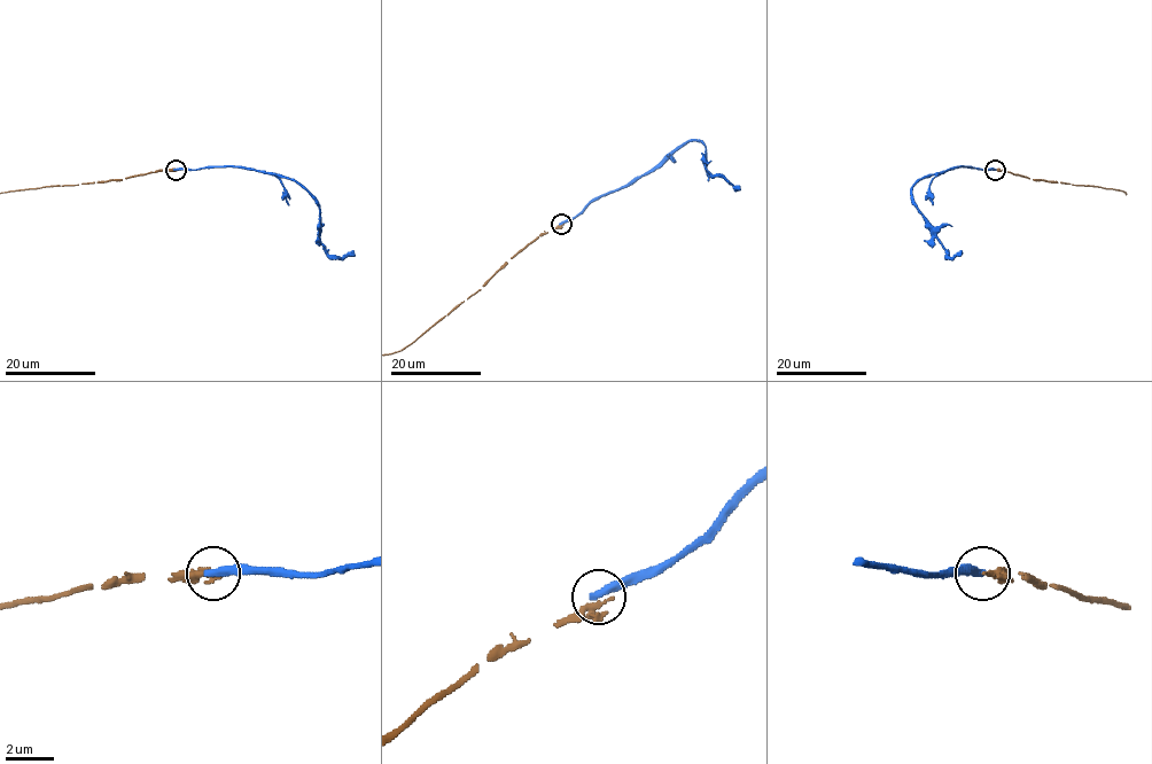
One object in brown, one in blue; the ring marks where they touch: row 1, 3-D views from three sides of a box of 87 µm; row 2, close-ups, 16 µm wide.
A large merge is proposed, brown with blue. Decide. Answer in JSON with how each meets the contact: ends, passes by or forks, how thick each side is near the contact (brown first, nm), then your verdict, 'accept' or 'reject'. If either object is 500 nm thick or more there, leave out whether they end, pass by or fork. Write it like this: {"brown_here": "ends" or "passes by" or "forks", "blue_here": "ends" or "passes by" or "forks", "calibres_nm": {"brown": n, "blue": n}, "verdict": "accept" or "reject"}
{"brown_here": "ends", "blue_here": "ends", "calibres_nm": {"brown": 320, "blue": 360}, "verdict": "reject"}

